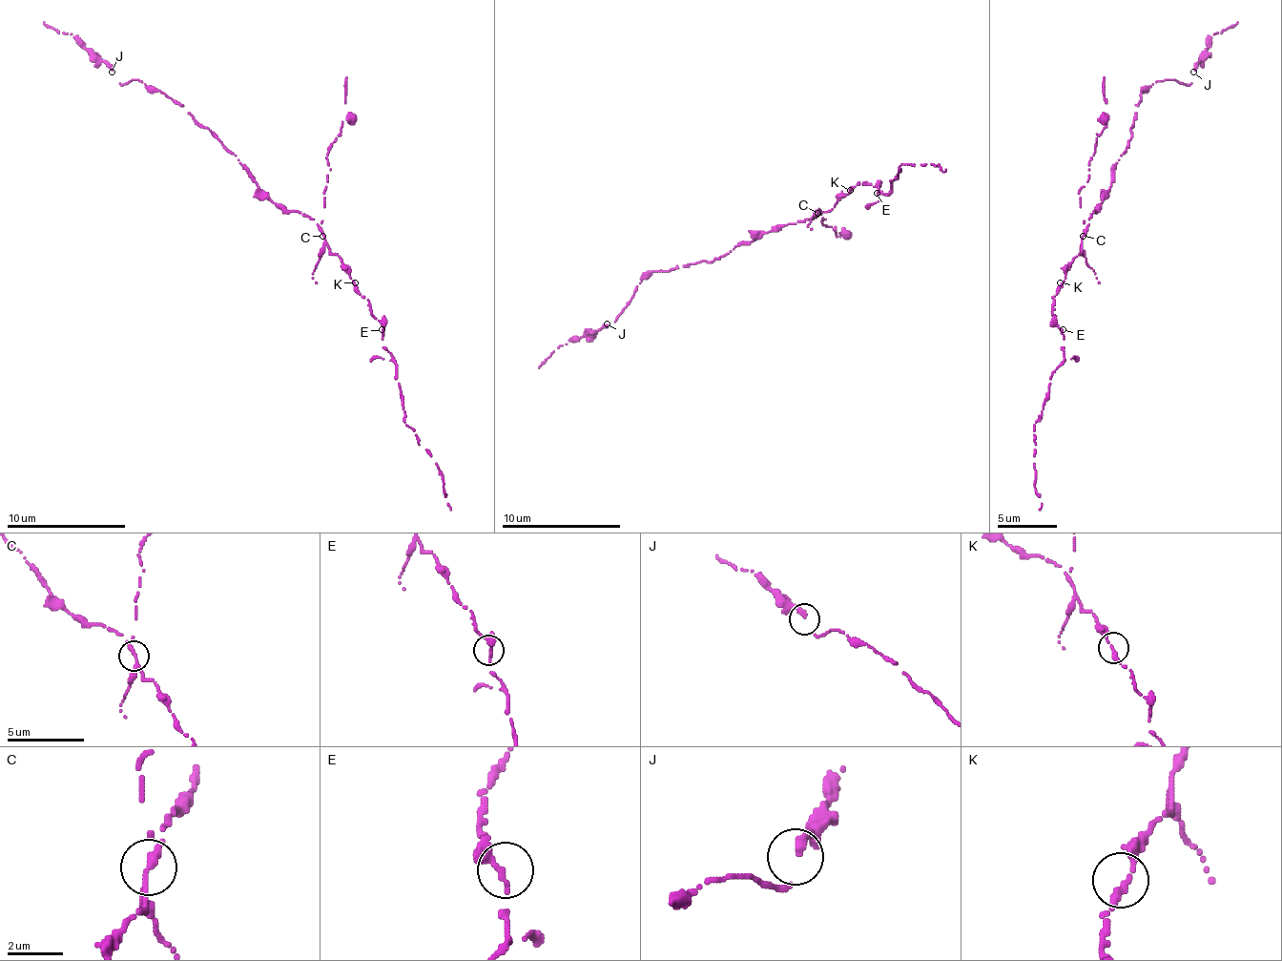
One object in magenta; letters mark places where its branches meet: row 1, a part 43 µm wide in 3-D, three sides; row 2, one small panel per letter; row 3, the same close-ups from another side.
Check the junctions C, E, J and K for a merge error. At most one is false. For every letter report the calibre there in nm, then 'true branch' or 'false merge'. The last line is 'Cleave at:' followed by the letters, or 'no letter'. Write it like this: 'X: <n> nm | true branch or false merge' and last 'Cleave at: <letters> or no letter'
C: 200 nm | false merge
E: 190 nm | true branch
J: 240 nm | true branch
K: 240 nm | true branch
Cleave at: C

